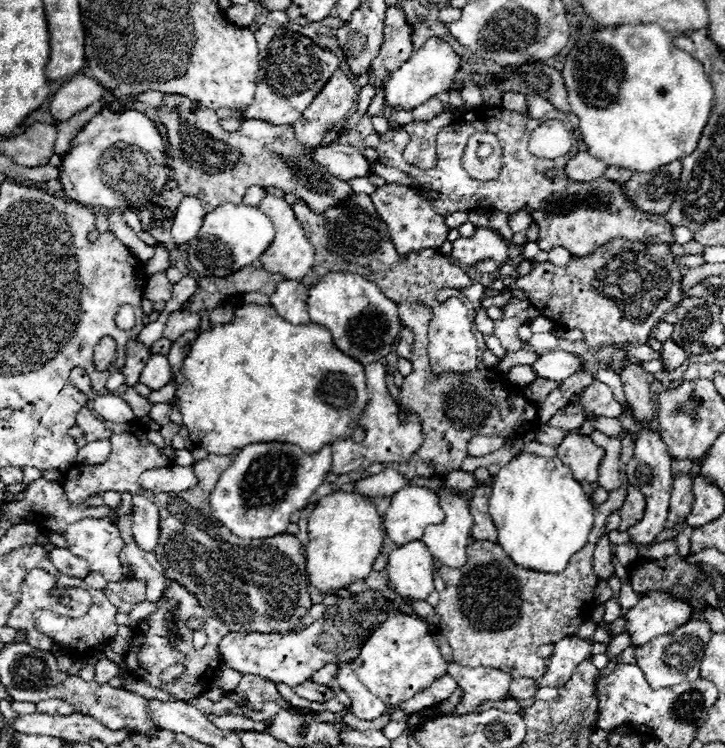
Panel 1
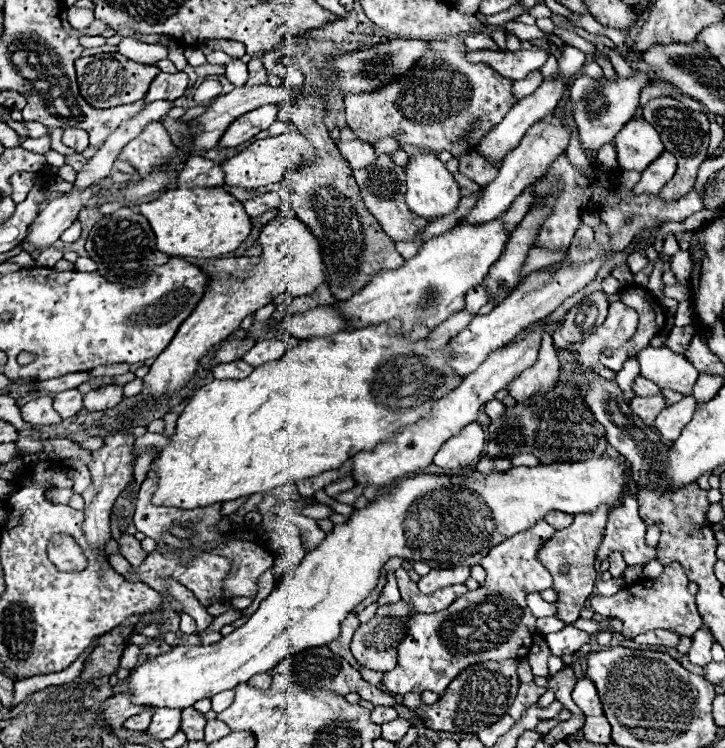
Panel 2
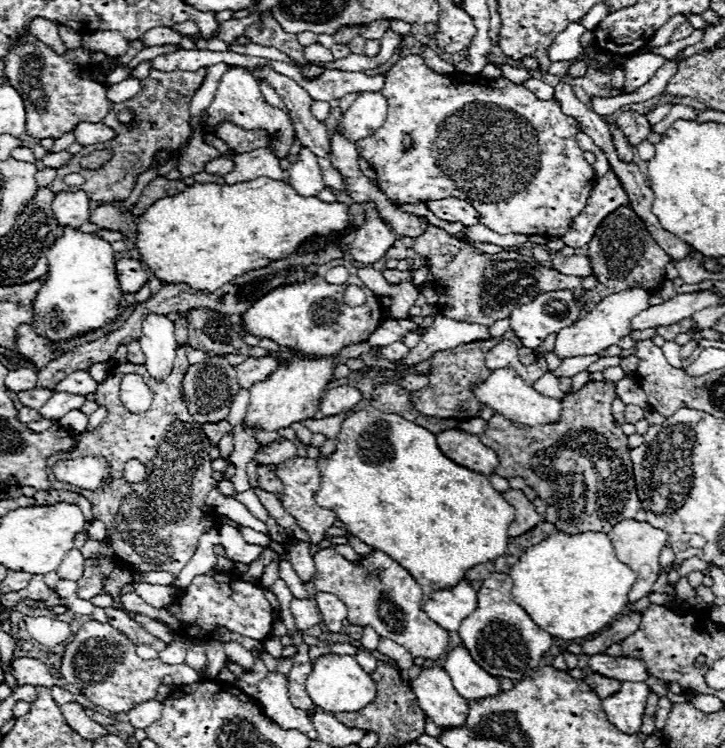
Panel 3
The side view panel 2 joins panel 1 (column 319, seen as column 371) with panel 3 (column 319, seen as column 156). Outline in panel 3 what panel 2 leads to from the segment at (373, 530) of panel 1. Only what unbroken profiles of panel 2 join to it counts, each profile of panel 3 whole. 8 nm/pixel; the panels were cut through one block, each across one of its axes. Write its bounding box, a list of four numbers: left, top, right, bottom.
[306,654,376,712]

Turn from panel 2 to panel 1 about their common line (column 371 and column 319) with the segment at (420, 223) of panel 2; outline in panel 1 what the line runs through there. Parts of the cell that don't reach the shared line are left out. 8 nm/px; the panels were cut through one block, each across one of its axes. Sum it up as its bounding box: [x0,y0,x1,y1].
[156,94,352,214]

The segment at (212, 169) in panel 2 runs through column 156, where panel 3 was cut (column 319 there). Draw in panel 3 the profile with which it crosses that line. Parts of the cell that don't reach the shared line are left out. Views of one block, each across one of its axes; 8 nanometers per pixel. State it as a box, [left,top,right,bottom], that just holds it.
[136,176,354,290]

